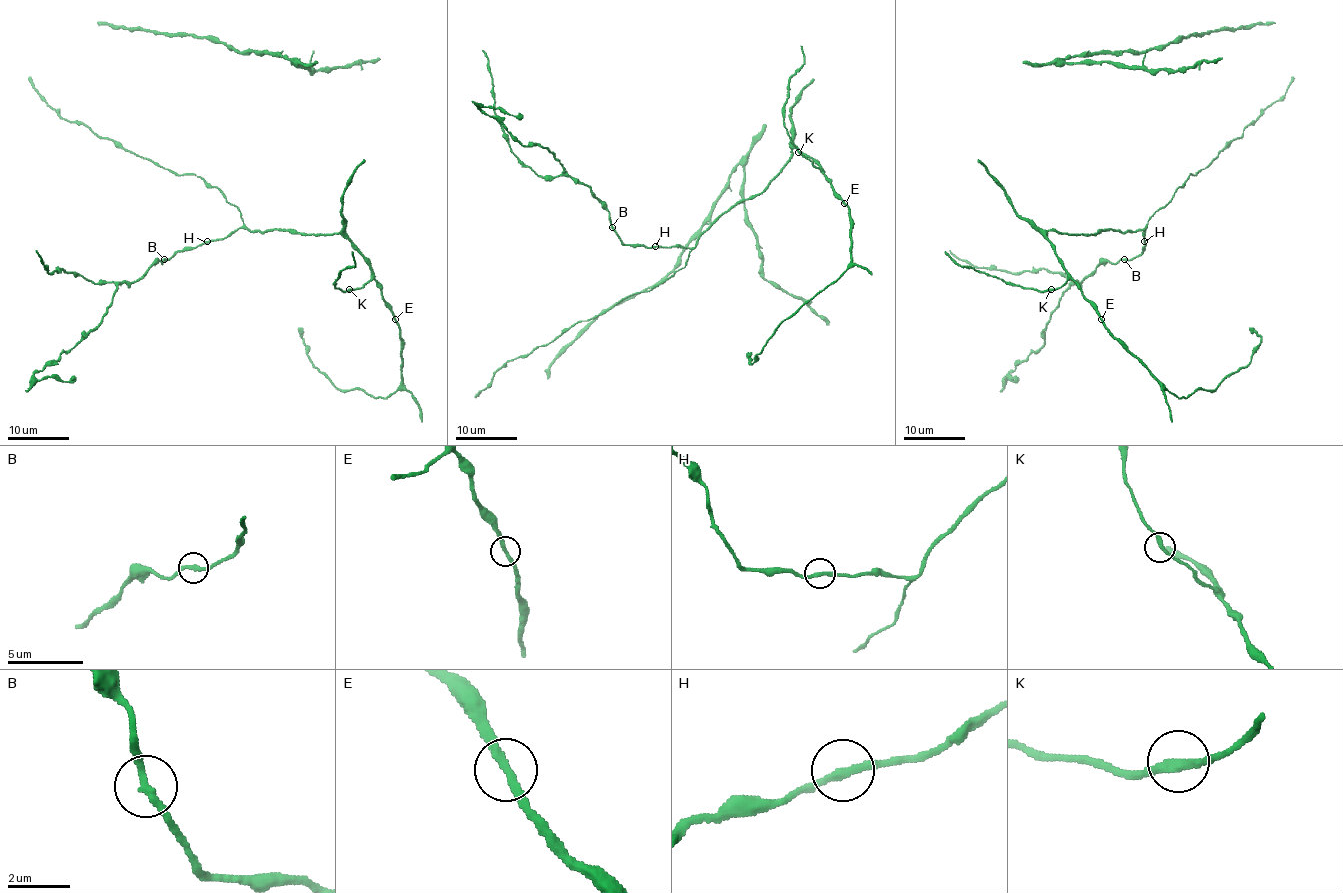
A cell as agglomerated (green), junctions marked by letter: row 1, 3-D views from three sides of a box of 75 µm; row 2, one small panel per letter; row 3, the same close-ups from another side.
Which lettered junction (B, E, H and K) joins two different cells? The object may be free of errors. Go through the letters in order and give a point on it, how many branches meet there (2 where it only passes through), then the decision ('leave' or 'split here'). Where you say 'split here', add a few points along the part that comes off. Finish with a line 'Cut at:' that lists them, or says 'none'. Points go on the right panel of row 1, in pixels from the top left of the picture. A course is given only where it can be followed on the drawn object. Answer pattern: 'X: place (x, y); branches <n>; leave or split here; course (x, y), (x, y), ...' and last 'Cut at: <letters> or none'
B: place (1124, 259); branches 2; leave
E: place (1101, 319); branches 2; leave
H: place (1144, 241); branches 2; leave
K: place (1051, 289); branches 2; leave
Cut at: none

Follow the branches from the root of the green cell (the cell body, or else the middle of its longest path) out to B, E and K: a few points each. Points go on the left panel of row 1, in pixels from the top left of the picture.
B: (121, 145), (176, 174), (202, 177), (240, 212), (243, 225), (225, 237), (184, 248), (164, 260)
E: (121, 145), (176, 174), (202, 177), (237, 208), (251, 231), (343, 231), (369, 266), (395, 319)
K: (121, 145), (176, 174), (202, 177), (237, 208), (251, 231), (343, 231), (370, 269), (361, 287), (349, 289)

